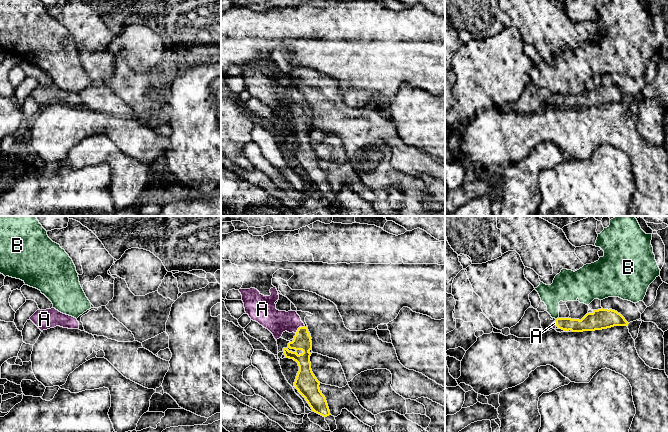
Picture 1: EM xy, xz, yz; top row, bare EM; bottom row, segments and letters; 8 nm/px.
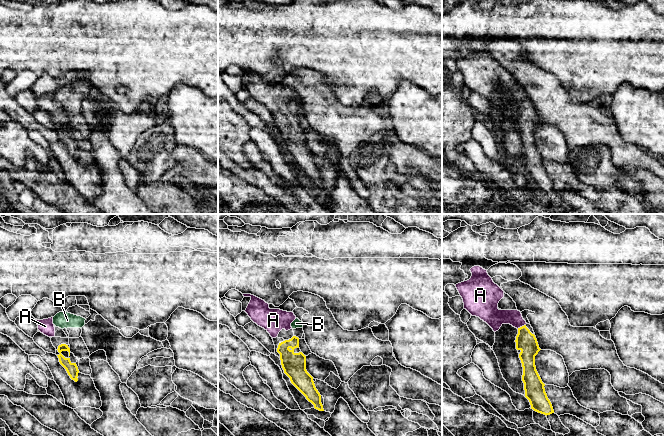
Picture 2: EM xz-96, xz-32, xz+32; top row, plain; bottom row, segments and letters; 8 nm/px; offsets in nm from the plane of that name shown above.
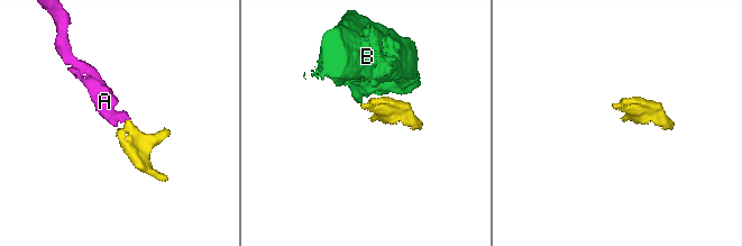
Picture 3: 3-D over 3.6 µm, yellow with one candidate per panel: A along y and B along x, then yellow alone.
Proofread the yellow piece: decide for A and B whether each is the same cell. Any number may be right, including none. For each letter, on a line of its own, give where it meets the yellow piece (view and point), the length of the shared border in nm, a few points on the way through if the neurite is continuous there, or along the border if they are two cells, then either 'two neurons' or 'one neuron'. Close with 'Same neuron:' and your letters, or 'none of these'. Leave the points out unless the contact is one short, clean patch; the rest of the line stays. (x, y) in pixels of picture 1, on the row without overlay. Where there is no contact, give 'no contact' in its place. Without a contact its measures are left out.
A: contact xz (299, 103); length 100 nm; way xz (302, 117), (302, 108), (299, 103), (291, 98), (277, 98); one neuron
B: contact yz (557, 94); length 30 nm; border yz (558, 93), (556, 95); two neurons
Same neuron: A

